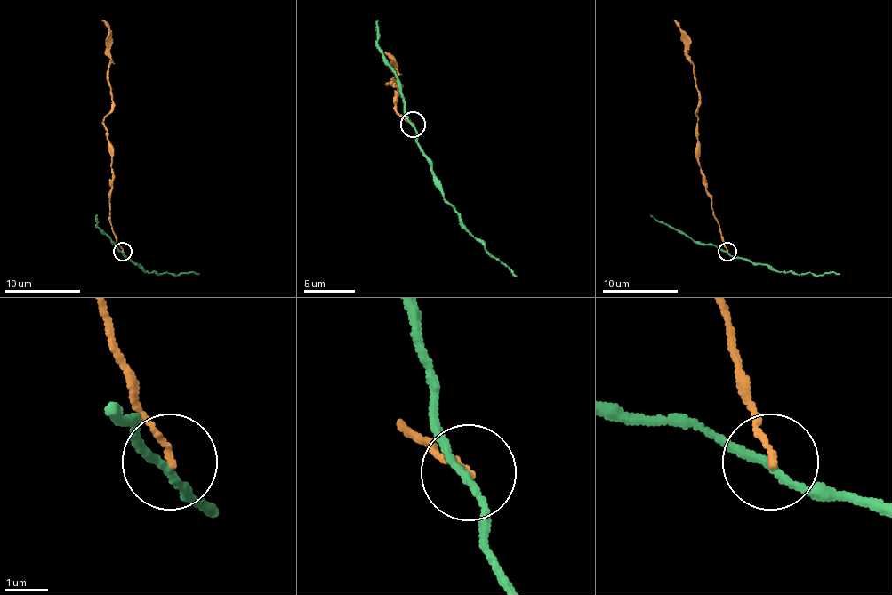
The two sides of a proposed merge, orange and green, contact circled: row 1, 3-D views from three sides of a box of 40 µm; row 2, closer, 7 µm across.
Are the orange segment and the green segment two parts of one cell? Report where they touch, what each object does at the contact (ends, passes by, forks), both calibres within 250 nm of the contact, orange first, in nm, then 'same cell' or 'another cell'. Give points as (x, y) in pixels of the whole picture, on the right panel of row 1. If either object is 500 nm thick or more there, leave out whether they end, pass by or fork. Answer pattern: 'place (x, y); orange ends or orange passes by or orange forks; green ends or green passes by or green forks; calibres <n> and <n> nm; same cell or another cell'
place (727, 252); orange ends; green passes by; calibres 140 and 150 nm; another cell

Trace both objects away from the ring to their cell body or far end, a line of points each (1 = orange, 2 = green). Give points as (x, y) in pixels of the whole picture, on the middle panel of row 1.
1: (412, 124), (394, 104), (399, 93), (397, 86), (387, 84), (399, 86), (394, 81), (394, 66), (384, 52)
2: (412, 124), (432, 180), (443, 198), (481, 245), (517, 276)

